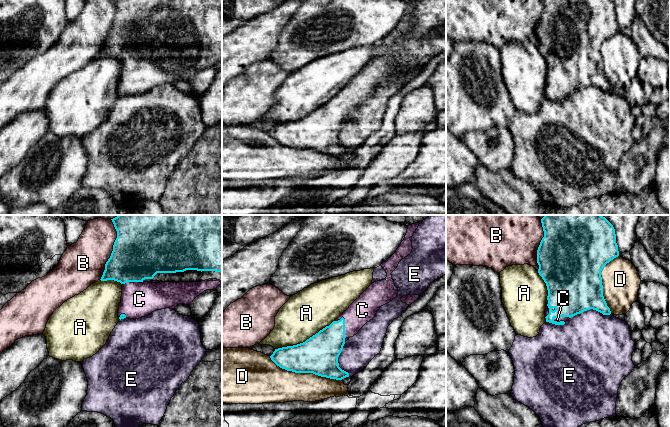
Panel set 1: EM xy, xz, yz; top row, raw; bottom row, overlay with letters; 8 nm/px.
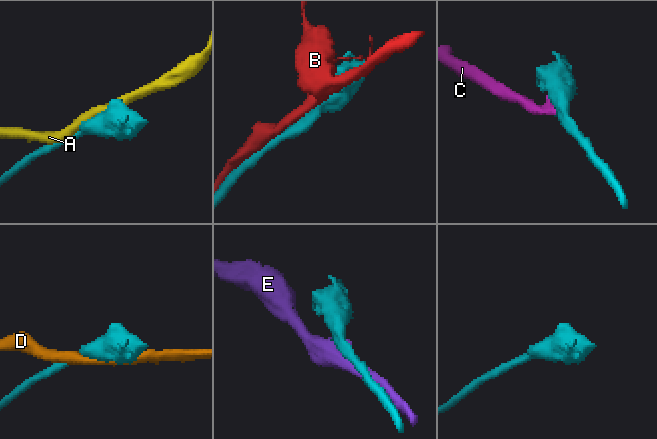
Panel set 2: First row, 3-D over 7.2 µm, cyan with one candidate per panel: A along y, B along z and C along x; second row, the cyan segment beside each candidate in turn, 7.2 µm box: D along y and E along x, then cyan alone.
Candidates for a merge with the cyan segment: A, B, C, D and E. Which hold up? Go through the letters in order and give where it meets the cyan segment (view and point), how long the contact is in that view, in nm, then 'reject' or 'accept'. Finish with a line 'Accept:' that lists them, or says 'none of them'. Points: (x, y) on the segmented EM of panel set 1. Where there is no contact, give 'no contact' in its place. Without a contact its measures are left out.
A: xz (305, 341) | 550 nm | reject
B: xy (113, 249) | 500 nm | reject
C: xz (344, 329) | 200 nm | accept
D: xz (305, 372) | 600 nm | reject
E: yz (589, 309) | 320 nm | reject
Accept: C

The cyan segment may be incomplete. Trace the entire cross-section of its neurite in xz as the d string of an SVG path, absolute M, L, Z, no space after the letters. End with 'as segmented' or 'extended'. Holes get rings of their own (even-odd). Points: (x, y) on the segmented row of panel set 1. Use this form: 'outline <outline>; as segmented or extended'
outline M420 223L407 226L407 233L396 252L381 264L387 273L384 280L372 283L349 308L344 311L329 326L307 339L305 342L275 349L270 356L271 360L280 368L295 373L313 373L330 379L342 380L349 377L349 373L339 367L338 357L347 338L356 335L359 330L372 320L381 306L389 303L398 295L398 288L394 284L391 273L397 268L399 262L412 252L412 236Z; extended

